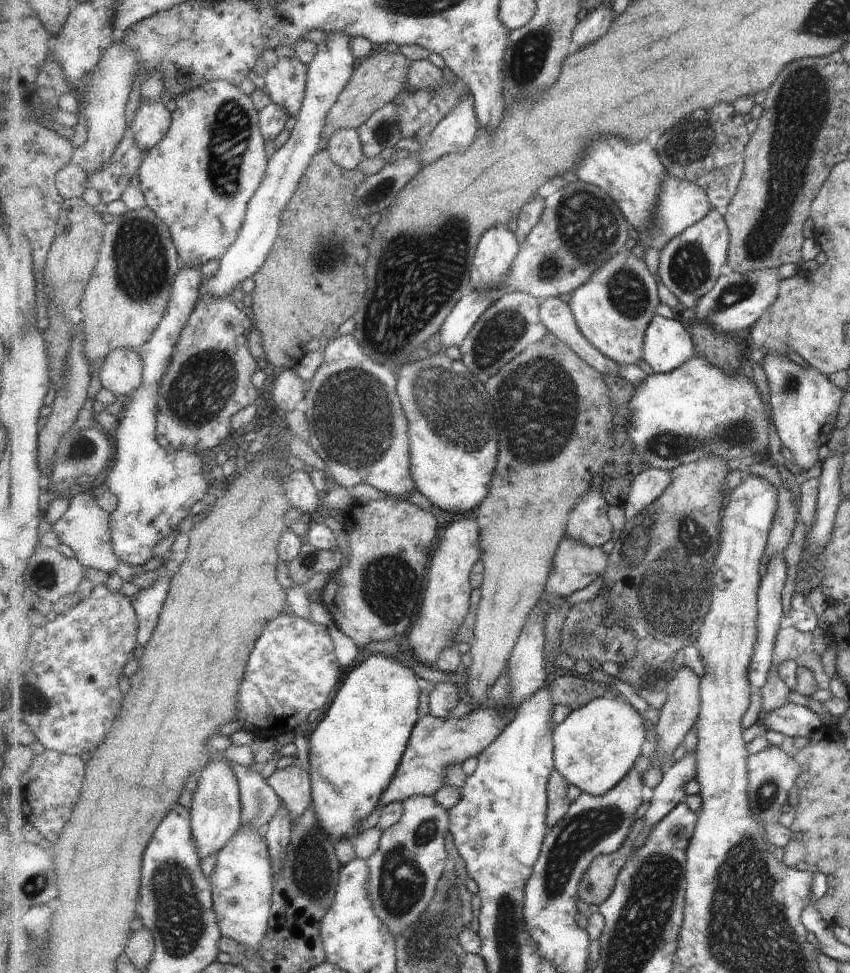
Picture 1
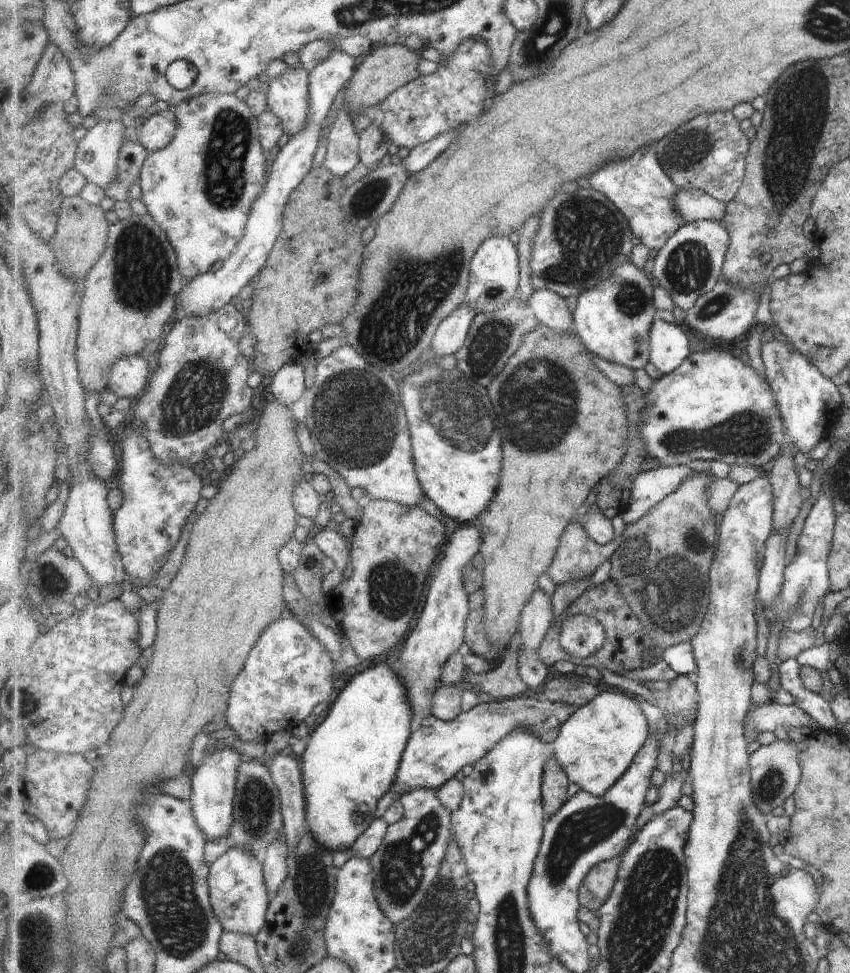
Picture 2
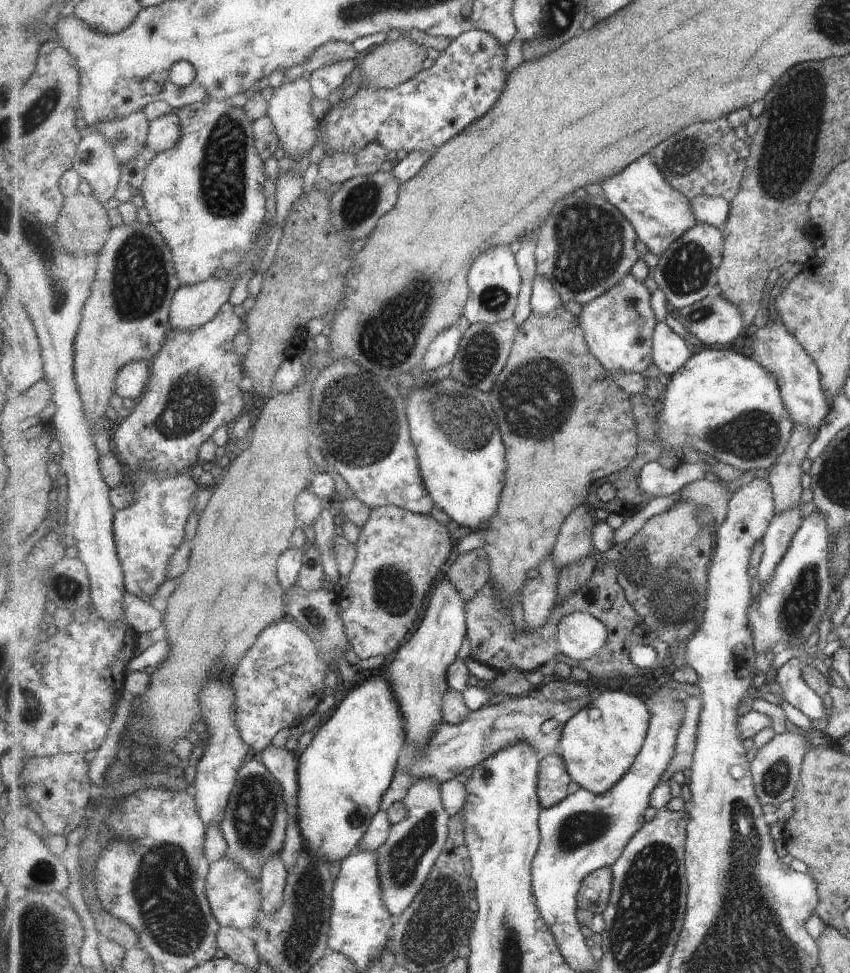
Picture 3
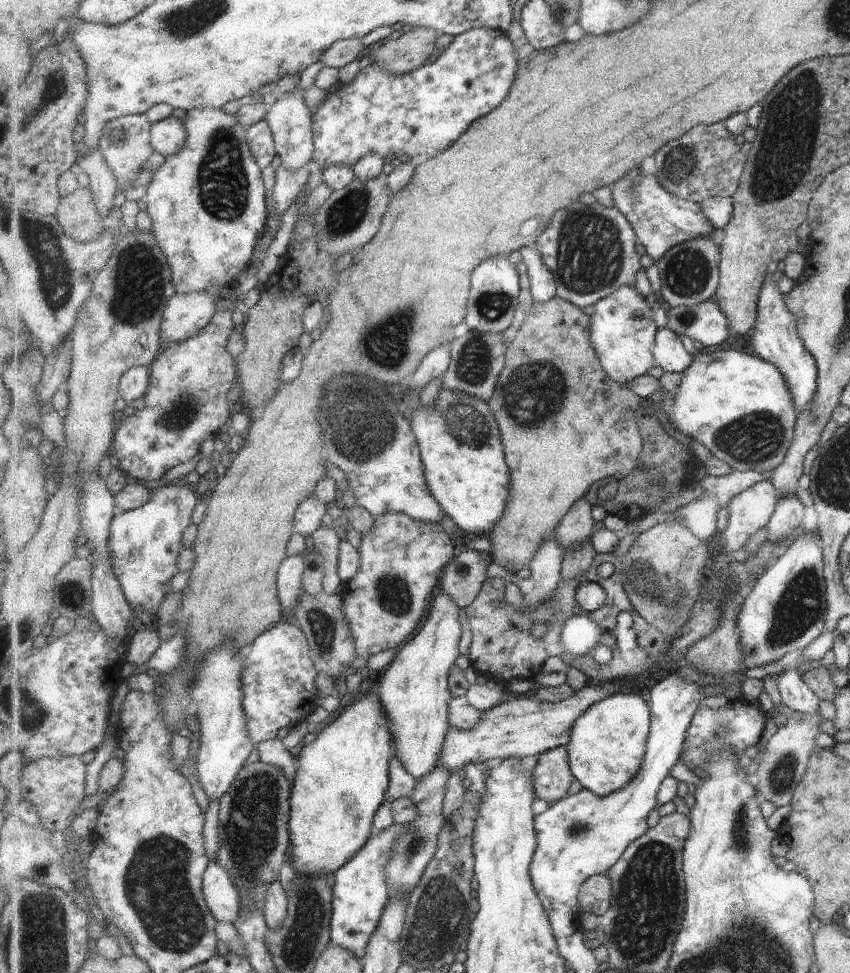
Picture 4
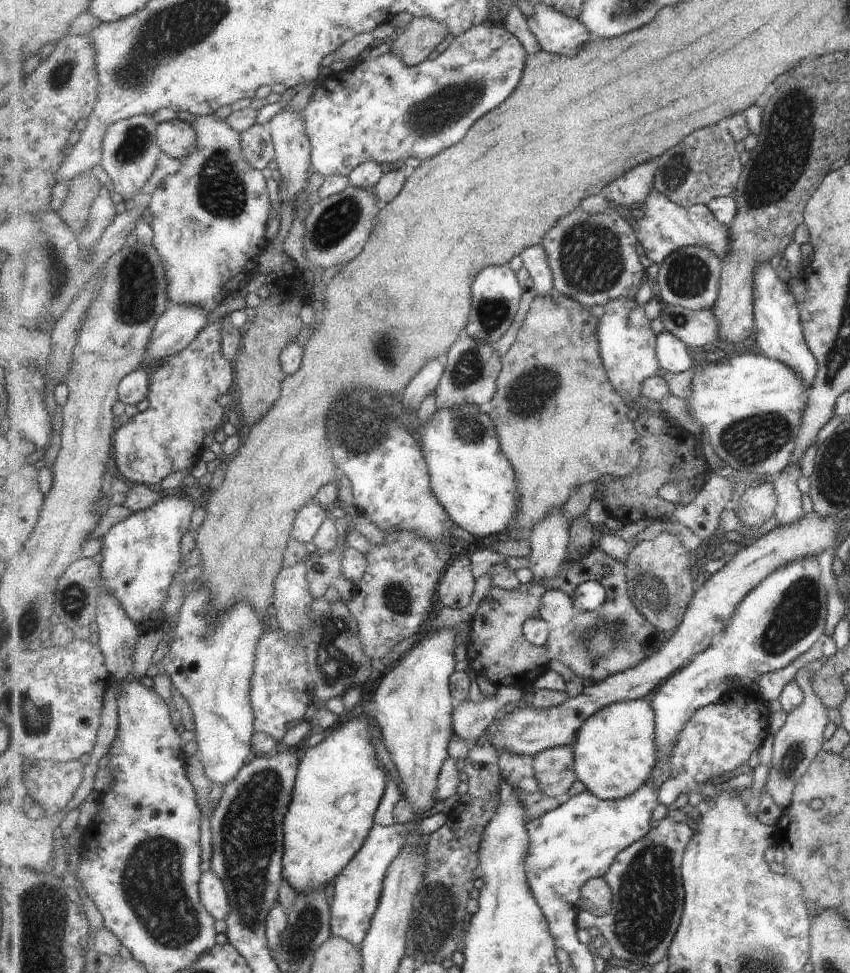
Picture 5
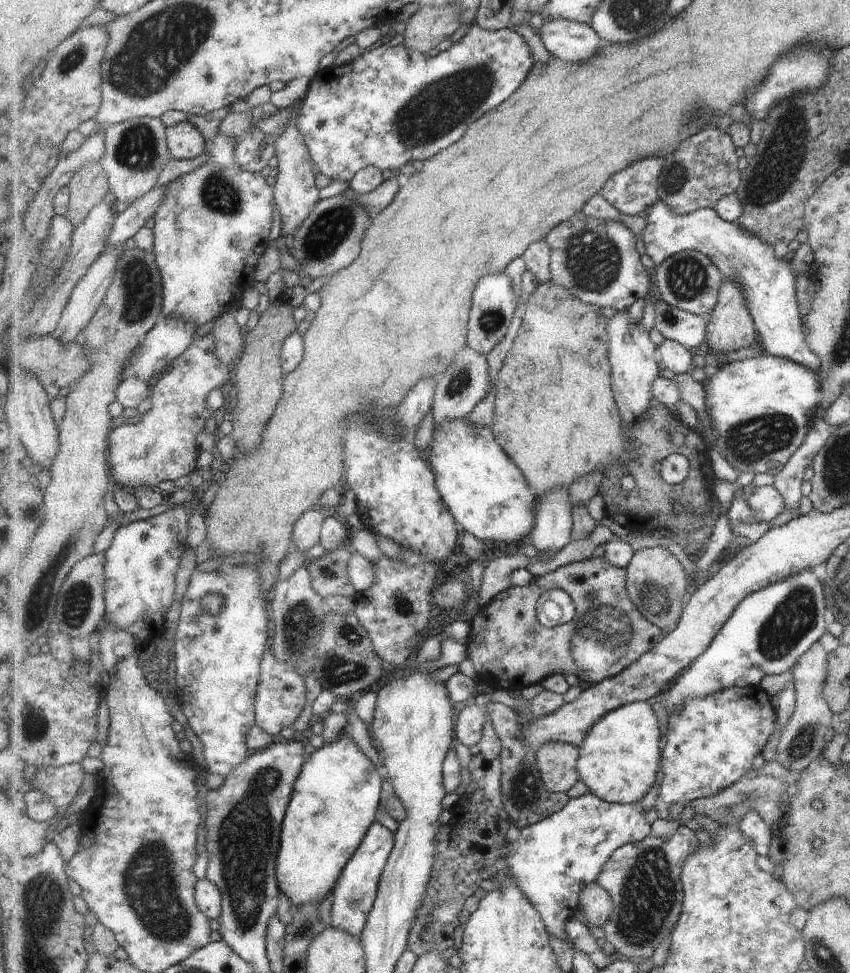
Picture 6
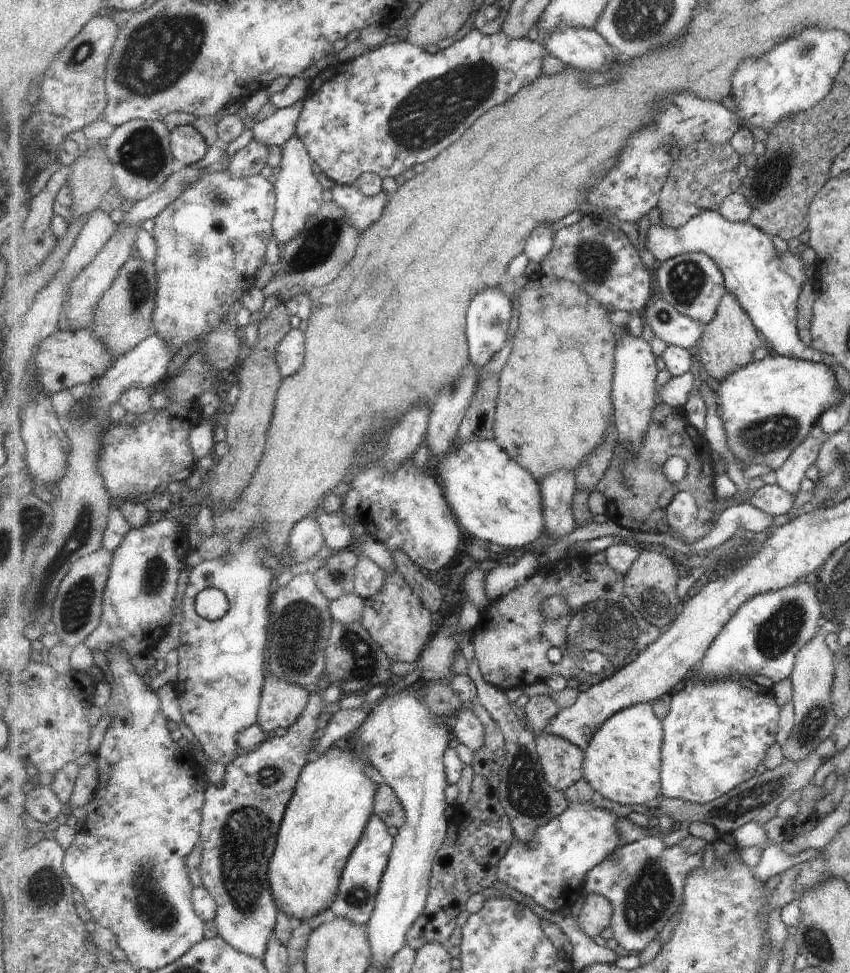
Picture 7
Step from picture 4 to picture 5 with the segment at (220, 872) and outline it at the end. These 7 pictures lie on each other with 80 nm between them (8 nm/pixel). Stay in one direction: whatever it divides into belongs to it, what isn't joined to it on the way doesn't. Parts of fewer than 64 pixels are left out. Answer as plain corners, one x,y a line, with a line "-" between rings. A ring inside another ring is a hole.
211,869
202,874
200,893
203,906
216,921
226,921
231,910
230,898
223,881

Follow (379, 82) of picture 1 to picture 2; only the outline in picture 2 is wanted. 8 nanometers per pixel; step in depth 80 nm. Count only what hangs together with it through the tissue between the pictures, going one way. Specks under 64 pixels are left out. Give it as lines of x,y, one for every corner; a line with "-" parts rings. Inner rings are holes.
397,41
393,45
381,44
376,50
370,52
356,68
356,74
345,93
343,105
348,108
350,117
355,119
354,116
358,115
361,109
366,111
369,107
383,103
393,92
417,80
422,75
420,73
422,60
421,55
415,49
403,46
402,41

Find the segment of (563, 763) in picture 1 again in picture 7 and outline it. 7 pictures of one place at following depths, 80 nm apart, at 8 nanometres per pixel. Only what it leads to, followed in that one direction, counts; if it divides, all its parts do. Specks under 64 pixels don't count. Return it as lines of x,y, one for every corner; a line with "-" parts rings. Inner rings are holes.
638,704
613,715
592,738
590,747
585,751
584,776
591,784
593,795
600,795
619,804
647,804
663,796
661,773
664,748
664,723
653,712
653,704

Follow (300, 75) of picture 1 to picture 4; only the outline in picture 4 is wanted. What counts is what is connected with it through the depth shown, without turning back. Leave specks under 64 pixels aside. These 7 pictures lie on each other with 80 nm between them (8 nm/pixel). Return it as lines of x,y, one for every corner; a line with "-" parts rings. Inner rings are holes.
287,92
280,94
280,98
269,106
266,114
266,120
272,128
273,136
276,144
276,155
280,158
283,168
288,171
294,171
304,167
307,162
311,162
312,156
315,154
313,119
312,110
307,107
303,100
303,92

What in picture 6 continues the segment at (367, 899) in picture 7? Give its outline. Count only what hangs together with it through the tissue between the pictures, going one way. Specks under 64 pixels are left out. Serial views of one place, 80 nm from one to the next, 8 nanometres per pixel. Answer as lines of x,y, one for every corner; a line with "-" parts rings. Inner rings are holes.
377,820
369,827
368,834
357,848
356,854
344,868
338,886
333,890
333,900
330,926
349,931
352,935
361,937
368,924
368,918
378,895
380,878
384,874
389,857
396,846
396,833
391,832
381,821

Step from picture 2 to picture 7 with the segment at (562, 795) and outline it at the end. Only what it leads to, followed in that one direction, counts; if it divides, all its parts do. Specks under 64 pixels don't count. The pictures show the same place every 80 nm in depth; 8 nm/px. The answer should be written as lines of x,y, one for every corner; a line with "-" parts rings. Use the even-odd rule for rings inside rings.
545,731
536,737
536,749
551,786
566,791
585,778
585,752
565,737

